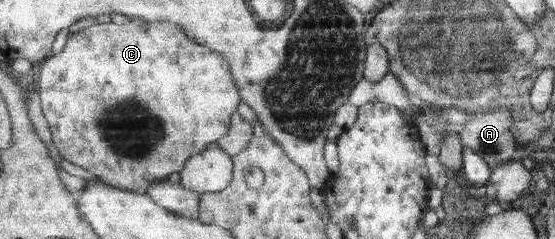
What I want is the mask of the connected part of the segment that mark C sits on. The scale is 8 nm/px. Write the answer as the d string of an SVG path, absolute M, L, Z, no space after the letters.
M143 20L139 25L135 25L135 23L117 25L110 21L94 23L79 32L70 33L62 51L63 53L51 55L41 63L37 86L41 109L53 135L53 145L65 161L80 166L93 174L96 179L101 179L110 186L122 190L145 194L151 183L163 182L172 173L181 173L191 157L203 153L211 144L217 143L230 133L232 117L237 113L239 103L243 103L227 60L216 51L211 51L208 47L191 39L186 34L185 28L170 21L148 23Z

